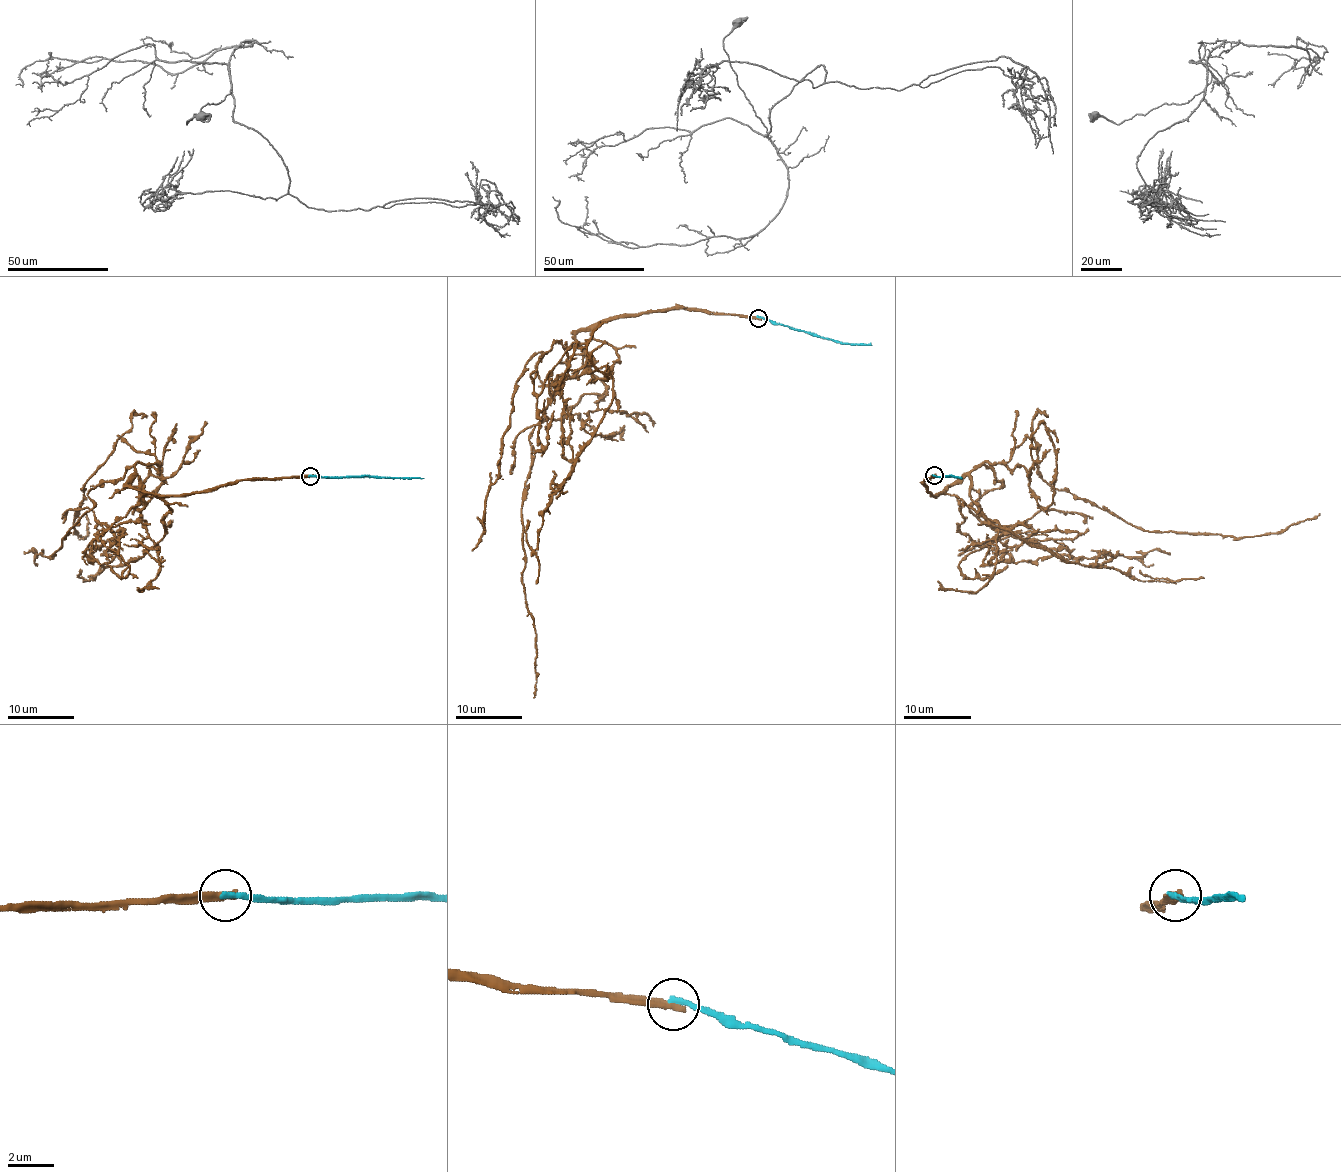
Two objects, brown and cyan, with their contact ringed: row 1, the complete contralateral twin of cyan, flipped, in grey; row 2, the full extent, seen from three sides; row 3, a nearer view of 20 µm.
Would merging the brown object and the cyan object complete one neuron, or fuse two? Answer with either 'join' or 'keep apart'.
keep apart

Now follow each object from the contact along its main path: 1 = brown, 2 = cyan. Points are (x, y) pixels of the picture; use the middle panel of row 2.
1: (757, 317), (616, 315), (576, 335), (606, 390), (531, 432), (521, 517), (533, 698)
2: (757, 317), (840, 342), (872, 345)

